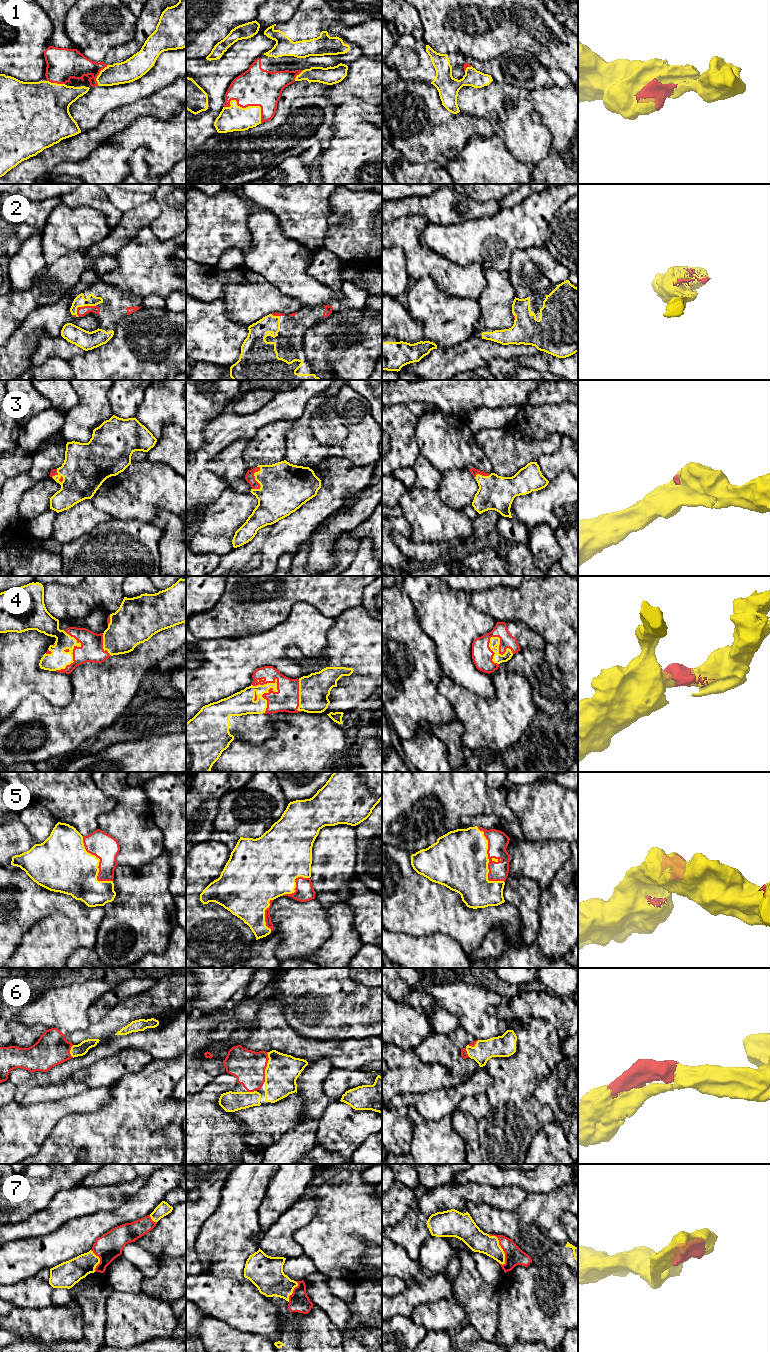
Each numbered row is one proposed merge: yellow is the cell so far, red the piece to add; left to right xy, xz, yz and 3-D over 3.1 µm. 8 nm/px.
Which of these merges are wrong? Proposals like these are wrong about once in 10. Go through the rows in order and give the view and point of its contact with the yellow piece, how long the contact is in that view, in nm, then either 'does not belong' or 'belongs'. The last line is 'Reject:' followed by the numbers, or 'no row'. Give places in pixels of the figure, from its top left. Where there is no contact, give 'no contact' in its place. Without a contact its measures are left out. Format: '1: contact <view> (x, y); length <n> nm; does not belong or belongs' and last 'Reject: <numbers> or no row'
1: contact xz (247, 107); length 340 nm; belongs
2: contact xy (82, 306); length 200 nm; belongs
3: contact xz (255, 479); length 200 nm; belongs
4: contact xz (267, 692); length 300 nm; belongs
5: contact yz (488, 861); length 500 nm; belongs
6: contact xz (266, 1067); length 260 nm; belongs
7: contact yz (500, 1247); length 280 nm; belongs
Reject: no row

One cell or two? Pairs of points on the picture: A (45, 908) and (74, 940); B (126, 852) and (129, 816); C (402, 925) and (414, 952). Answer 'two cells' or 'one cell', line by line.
A: two cells
B: one cell
C: two cells

